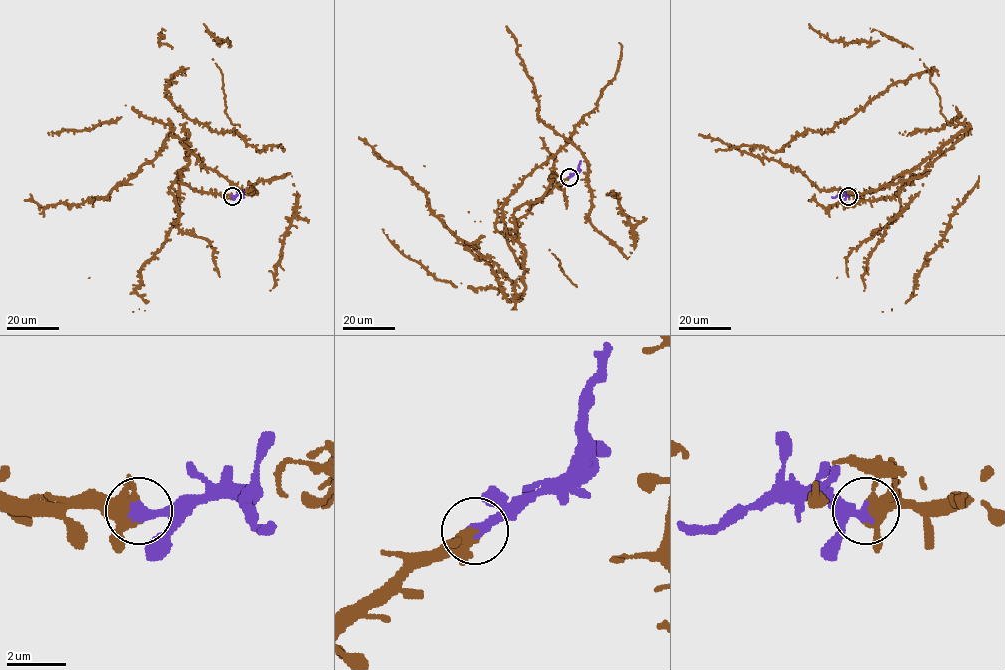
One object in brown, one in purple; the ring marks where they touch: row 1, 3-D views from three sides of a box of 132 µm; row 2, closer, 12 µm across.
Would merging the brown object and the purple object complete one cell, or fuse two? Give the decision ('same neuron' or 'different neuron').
same neuron

